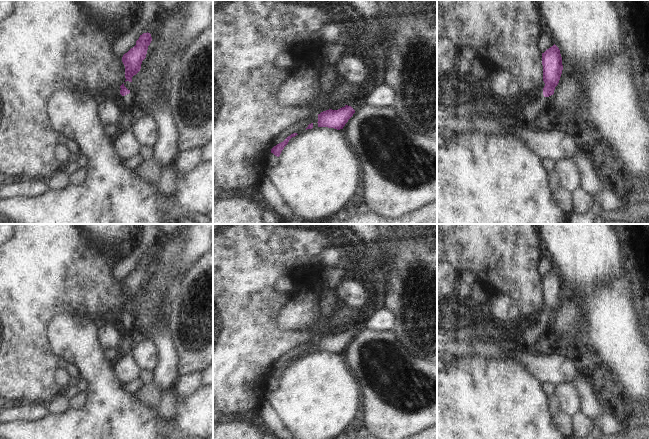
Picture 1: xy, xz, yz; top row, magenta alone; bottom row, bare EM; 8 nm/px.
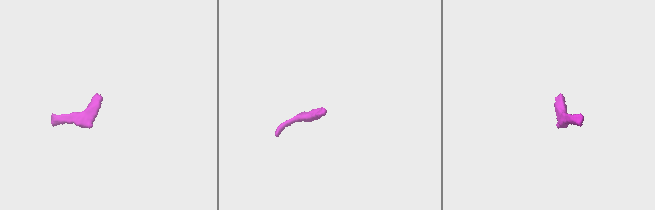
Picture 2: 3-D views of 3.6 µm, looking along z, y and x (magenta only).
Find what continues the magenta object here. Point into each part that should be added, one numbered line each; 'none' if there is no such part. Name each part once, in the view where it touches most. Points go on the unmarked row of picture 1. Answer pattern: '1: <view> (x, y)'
1: xy (133, 335)

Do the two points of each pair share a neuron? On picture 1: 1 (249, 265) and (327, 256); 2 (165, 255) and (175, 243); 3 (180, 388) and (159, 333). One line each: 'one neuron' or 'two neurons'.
1: two neurons
2: one neuron
3: two neurons

